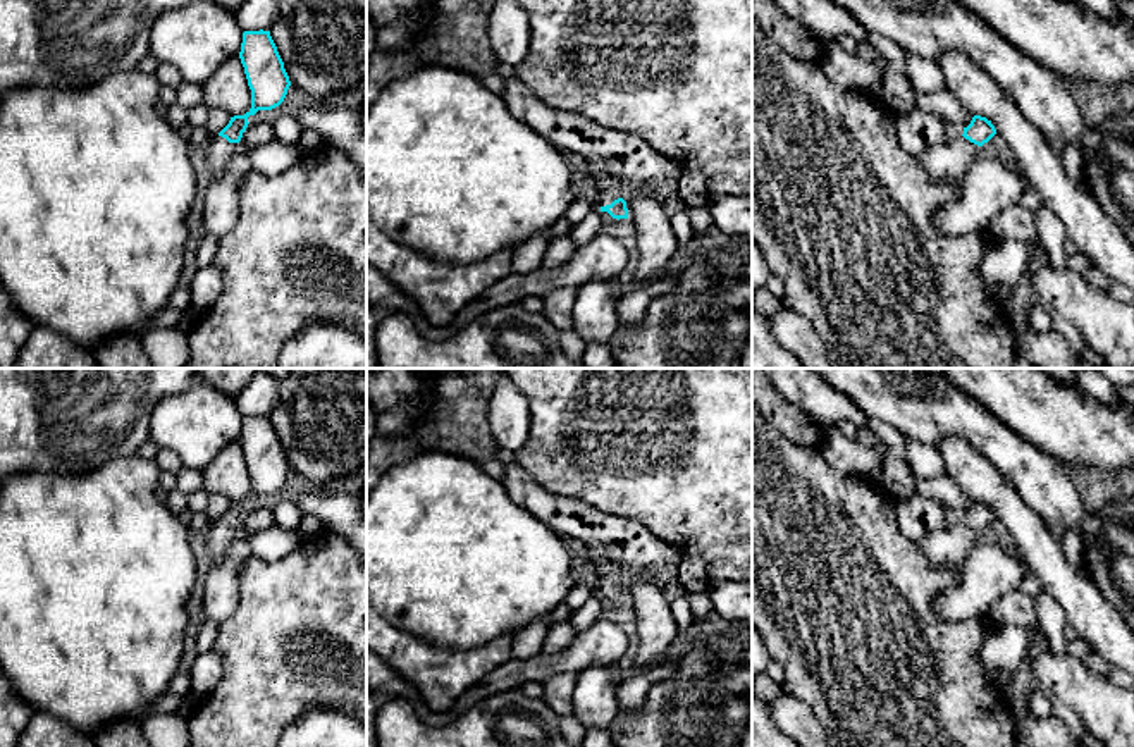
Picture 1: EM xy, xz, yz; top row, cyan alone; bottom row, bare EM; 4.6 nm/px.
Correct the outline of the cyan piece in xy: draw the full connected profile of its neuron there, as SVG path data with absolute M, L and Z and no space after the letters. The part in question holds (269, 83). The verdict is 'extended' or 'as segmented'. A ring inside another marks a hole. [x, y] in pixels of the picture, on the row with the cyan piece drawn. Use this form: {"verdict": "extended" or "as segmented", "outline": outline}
{"verdict": "extended", "outline": "M244 31L239 59L251 90L251 108L244 115L231 117L229 124L217 136L210 138L206 160L212 181L227 169L237 153L237 143L250 124L248 117L258 110L279 107L291 86L270 31Z"}

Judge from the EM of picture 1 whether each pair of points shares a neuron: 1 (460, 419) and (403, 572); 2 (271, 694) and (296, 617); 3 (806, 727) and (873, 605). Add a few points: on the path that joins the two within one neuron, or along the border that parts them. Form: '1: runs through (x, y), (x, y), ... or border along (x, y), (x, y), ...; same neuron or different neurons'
1: border along (425, 450), (460, 453), (475, 462); different neurons
2: runs through (272, 675), (284, 653), (284, 635); same neuron
3: border along (785, 696), (799, 699), (823, 728); different neurons

